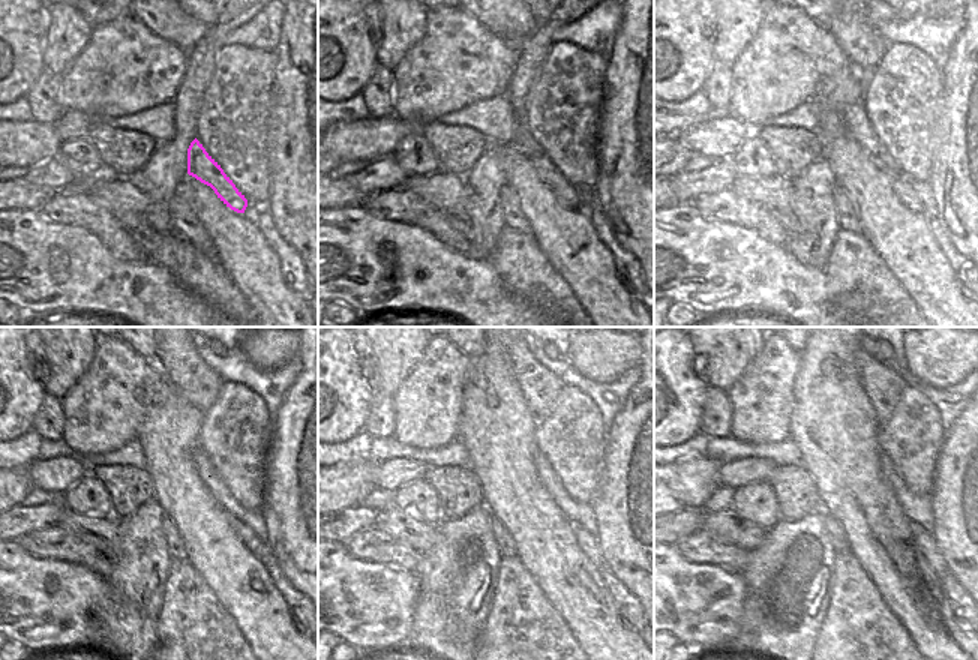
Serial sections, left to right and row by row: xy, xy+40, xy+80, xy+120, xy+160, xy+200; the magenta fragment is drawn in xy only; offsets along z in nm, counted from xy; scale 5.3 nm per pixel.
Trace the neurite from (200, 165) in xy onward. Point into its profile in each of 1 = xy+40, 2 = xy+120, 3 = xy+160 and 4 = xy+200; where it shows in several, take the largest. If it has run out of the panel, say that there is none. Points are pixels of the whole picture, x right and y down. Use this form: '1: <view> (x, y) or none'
1: xy+40 (548, 173)
2: xy+120 (249, 540)
3: xy+160 (588, 543)
4: xy+200 (926, 542)

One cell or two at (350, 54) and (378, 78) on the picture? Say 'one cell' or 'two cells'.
two cells

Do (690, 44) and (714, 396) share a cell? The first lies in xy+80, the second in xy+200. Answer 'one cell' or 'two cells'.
two cells

